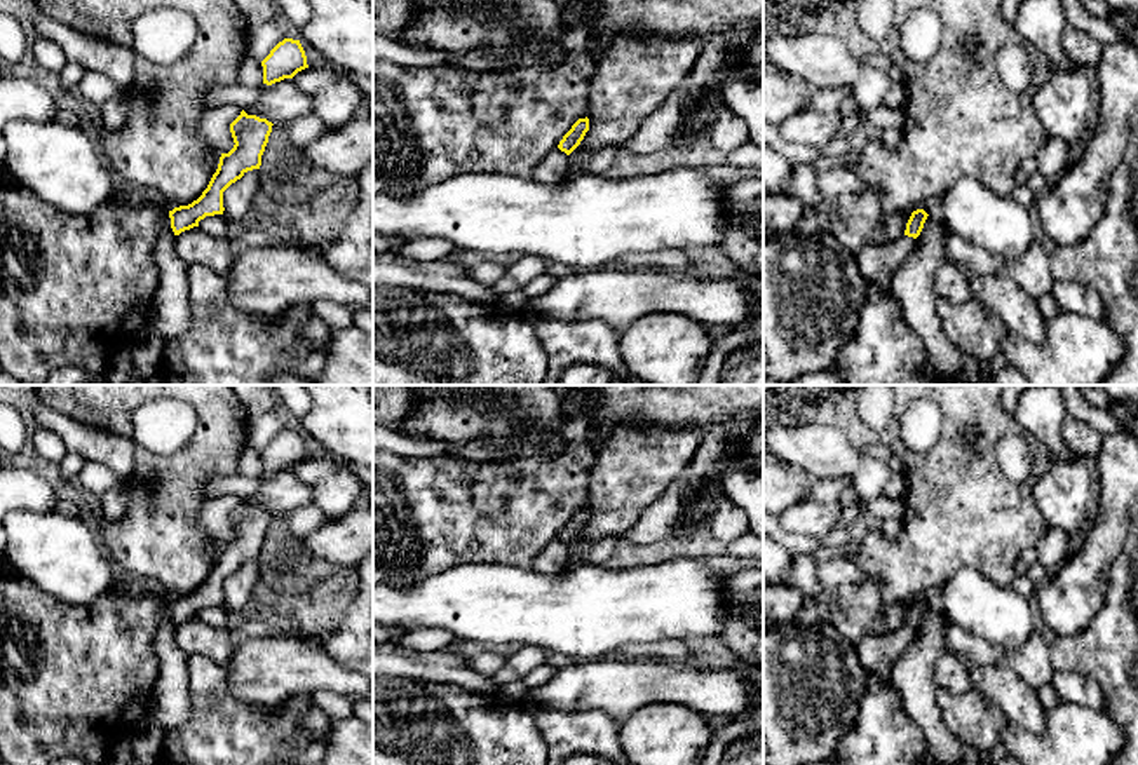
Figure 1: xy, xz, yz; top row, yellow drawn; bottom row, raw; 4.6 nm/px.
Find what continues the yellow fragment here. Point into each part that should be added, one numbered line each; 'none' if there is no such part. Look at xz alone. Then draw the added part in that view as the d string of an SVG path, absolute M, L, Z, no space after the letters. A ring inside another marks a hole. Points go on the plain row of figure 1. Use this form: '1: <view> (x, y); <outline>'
none

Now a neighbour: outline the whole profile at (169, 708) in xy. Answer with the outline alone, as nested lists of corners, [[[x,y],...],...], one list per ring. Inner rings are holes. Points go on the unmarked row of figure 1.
[[[169,603],[162,605],[153,650],[159,659],[159,678],[148,704],[148,716],[162,728],[164,735],[167,735],[181,728],[192,714],[186,673],[188,655],[178,645]]]

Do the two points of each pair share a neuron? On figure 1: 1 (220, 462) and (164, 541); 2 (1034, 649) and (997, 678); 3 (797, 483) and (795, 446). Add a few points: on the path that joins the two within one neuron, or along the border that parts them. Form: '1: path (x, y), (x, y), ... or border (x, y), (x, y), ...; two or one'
1: path (197, 474), (164, 507), (164, 518); one
2: border (975, 666), (1009, 666), (1036, 690); two
3: border (781, 460), (799, 469), (809, 480); two

